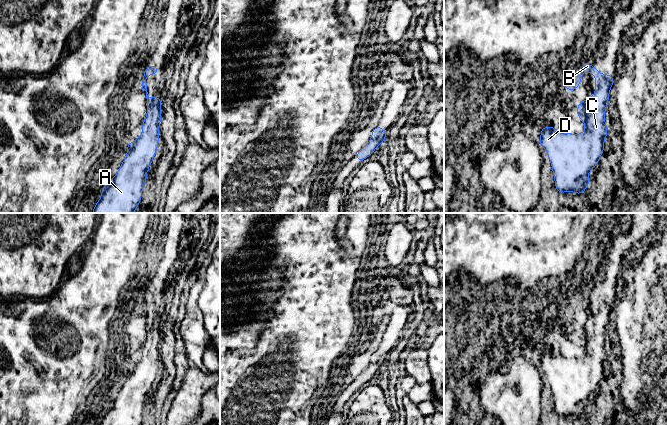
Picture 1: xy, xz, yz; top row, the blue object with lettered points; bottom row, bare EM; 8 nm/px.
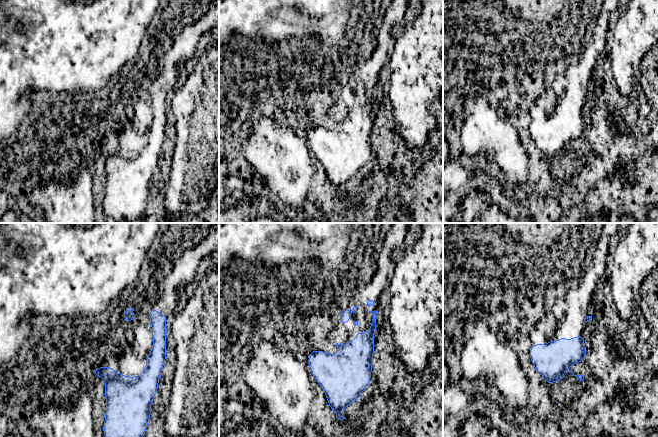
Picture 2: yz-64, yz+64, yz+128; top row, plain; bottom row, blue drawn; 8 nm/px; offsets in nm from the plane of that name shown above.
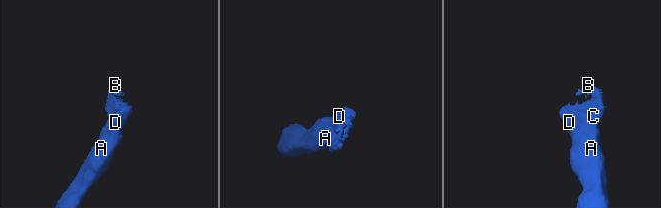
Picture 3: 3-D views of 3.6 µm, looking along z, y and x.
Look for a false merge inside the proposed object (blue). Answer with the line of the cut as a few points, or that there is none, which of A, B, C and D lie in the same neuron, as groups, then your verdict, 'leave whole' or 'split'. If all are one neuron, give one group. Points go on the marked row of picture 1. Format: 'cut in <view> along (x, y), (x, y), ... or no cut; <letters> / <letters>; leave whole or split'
no cut; A B C D; leave whole

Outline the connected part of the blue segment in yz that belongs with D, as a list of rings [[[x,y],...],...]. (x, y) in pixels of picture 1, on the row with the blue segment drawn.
[[[593,64],[578,67],[573,75],[568,75],[561,86],[575,91],[582,82],[582,74],[591,72],[596,80],[592,98],[578,103],[575,112],[585,124],[582,134],[564,133],[556,127],[541,127],[539,145],[548,154],[554,176],[555,189],[561,193],[583,194],[591,183],[588,174],[596,167],[604,154],[604,142],[608,136],[605,111],[610,88],[615,79],[610,74],[601,74]]]

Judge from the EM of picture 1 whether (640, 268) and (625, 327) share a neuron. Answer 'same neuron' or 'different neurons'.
same neuron

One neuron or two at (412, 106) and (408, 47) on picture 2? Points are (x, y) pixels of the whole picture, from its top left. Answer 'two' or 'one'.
one

